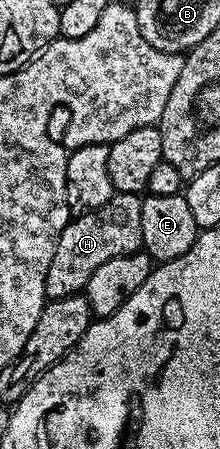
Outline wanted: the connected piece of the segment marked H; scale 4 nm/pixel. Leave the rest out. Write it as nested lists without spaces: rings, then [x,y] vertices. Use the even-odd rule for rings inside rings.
[[[113,193],[112,199],[96,210],[77,213],[58,236],[58,244],[54,248],[54,260],[50,260],[50,268],[46,272],[45,299],[65,298],[71,294],[80,294],[88,286],[94,271],[106,264],[106,260],[114,260],[114,256],[141,253],[142,240],[142,204],[139,194]]]

